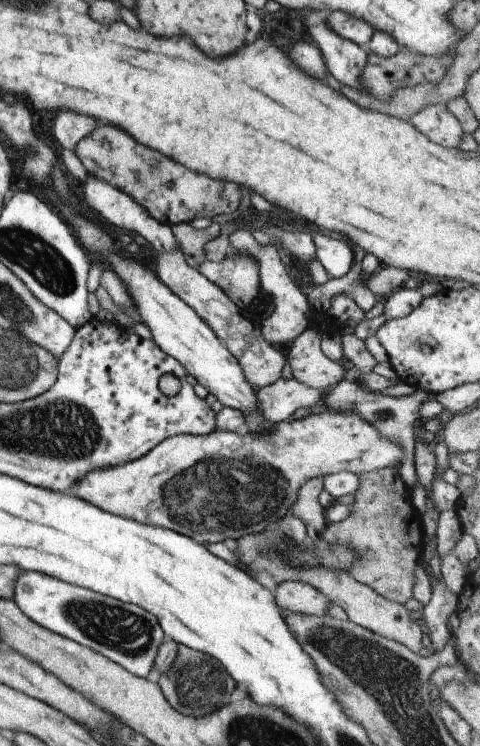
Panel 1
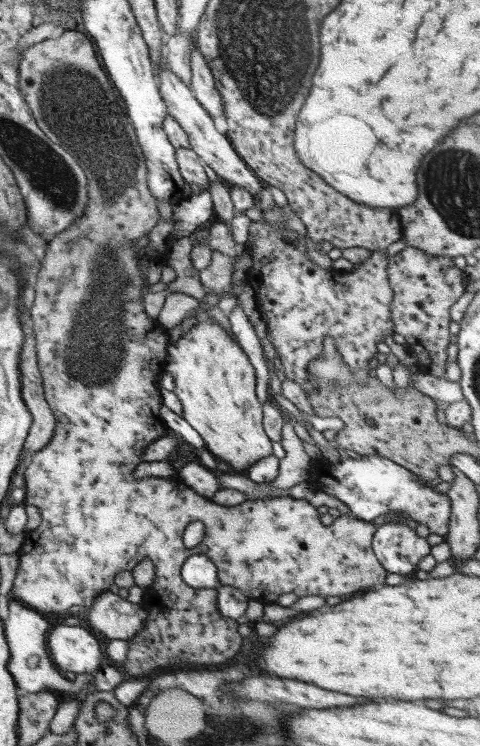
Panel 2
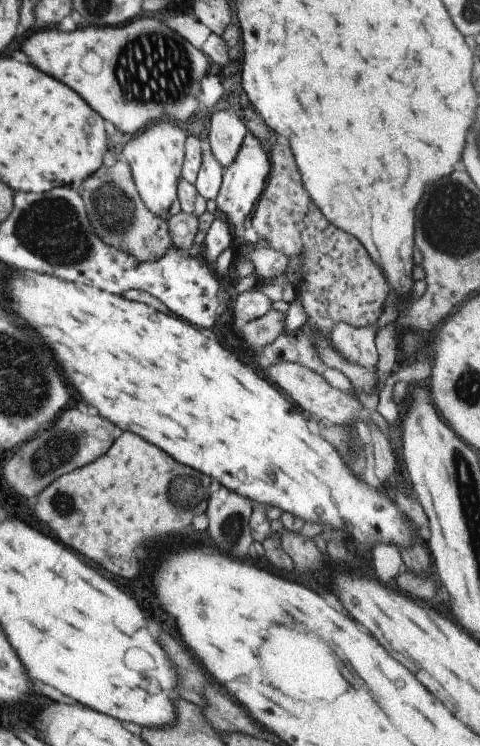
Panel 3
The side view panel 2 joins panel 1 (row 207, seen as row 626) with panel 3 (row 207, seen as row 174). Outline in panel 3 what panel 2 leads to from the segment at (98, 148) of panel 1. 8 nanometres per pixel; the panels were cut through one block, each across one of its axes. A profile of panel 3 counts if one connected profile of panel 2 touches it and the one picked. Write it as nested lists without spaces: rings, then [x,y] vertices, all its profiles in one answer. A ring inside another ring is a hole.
[[[118,160],[110,168],[102,166],[96,170],[96,174],[92,174],[80,184],[78,192],[82,196],[92,232],[104,244],[128,252],[138,262],[156,262],[172,248],[167,222],[156,217],[144,205],[137,192],[130,166],[124,160]]]

